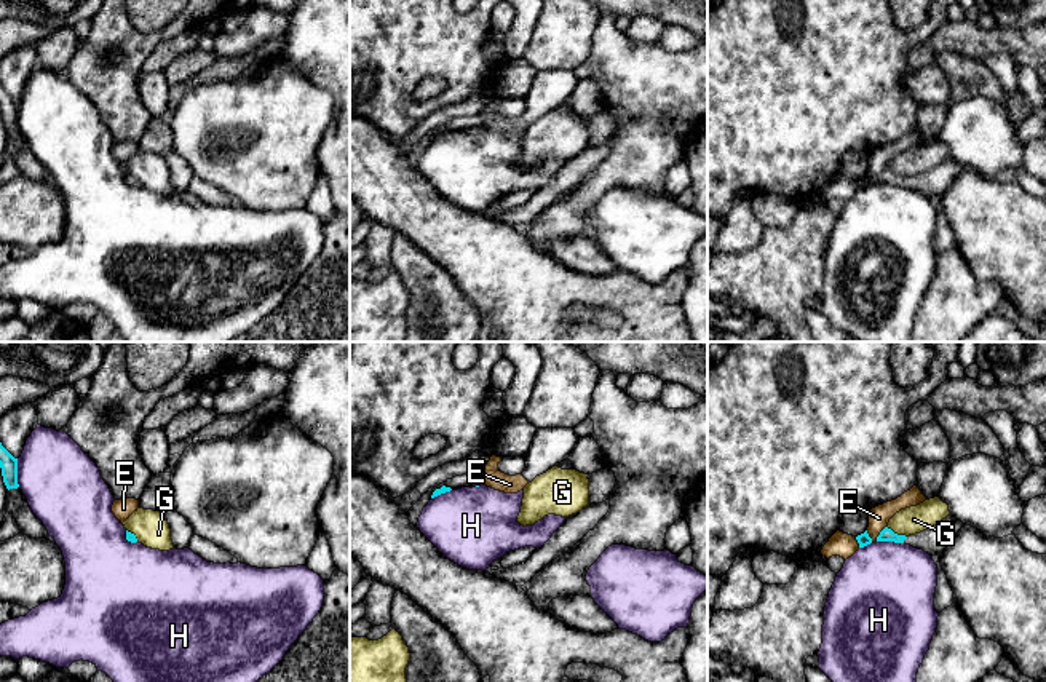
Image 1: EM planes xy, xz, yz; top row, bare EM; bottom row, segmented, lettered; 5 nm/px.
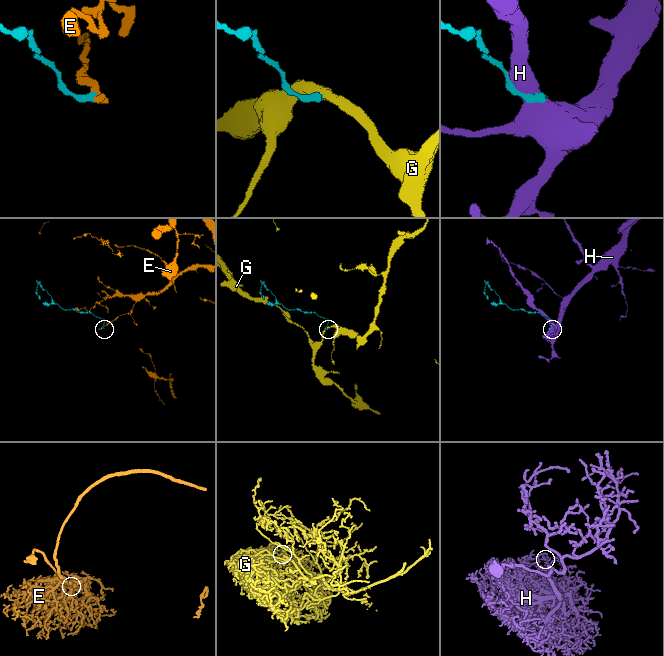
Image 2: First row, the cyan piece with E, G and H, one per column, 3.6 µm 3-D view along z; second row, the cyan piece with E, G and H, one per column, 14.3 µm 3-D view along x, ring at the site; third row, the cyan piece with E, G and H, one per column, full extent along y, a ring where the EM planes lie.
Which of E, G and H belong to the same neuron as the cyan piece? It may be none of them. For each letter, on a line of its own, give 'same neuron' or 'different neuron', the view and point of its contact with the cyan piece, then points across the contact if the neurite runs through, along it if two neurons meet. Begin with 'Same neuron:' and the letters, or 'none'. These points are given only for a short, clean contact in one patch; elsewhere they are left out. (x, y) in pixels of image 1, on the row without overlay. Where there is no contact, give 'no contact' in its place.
Same neuron: none
E: different neuron; meets cyan in yz at (880, 176); border along yz (885, 168), (875, 182)
G: different neuron; meets cyan in yz at (896, 176); border along yz (887, 168), (906, 179)
H: different neuron; meets cyan in yz at (890, 182)

